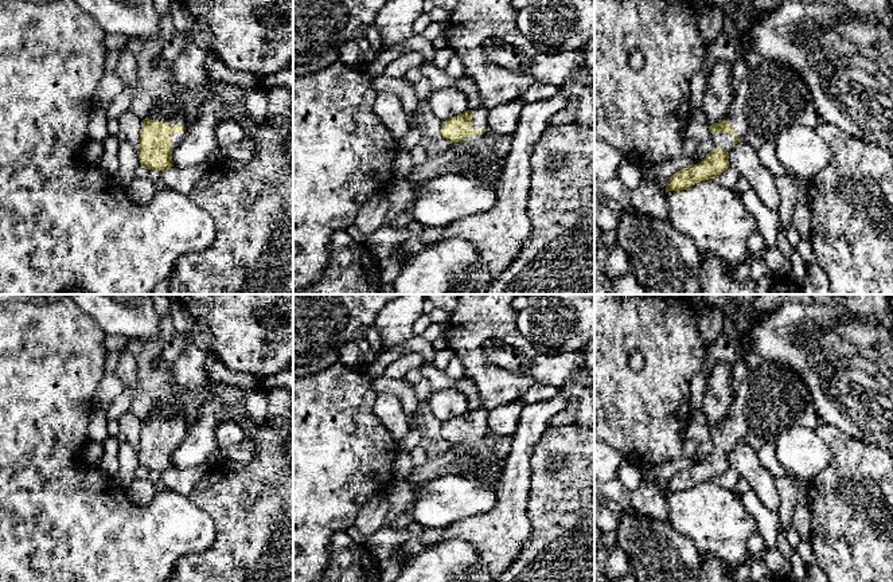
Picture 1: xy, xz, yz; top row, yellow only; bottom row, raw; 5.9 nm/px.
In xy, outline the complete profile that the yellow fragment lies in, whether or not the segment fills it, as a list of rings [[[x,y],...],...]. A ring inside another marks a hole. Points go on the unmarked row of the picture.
[[[153,405],[147,419],[143,421],[143,426],[140,431],[140,446],[137,449],[137,456],[141,465],[148,468],[149,470],[156,470],[161,473],[173,468],[172,452],[176,448],[179,448],[180,444],[187,437],[187,431],[192,417],[192,410],[194,410],[192,406],[169,405],[157,409]]]

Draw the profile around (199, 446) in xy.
[[[219,397],[202,399],[192,410],[186,440],[172,452],[172,465],[188,469],[207,464],[219,456],[215,431],[226,419],[227,405]]]

